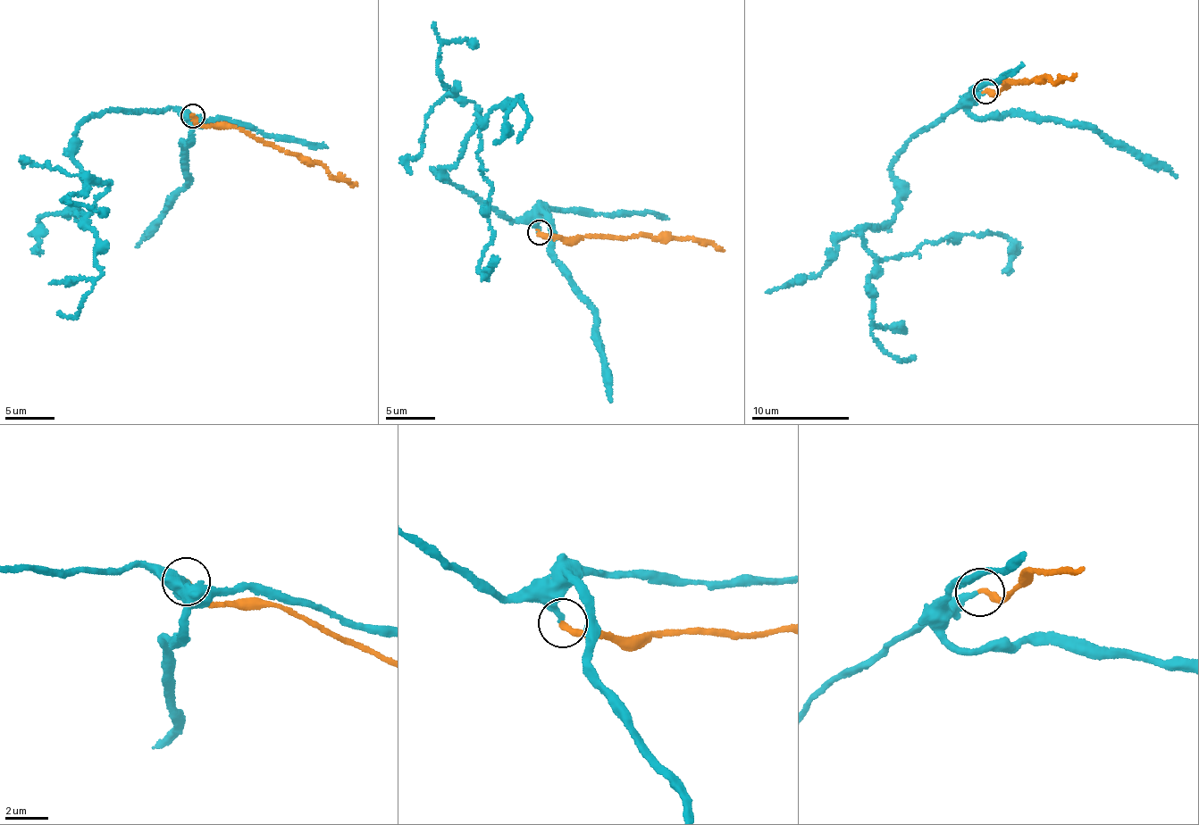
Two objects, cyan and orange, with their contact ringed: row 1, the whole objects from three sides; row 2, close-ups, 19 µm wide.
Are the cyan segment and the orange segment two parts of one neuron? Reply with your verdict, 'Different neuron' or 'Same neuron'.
Same neuron

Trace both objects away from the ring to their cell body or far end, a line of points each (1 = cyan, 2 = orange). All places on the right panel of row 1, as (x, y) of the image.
1: (984, 92), (908, 139), (892, 171), (895, 216), (862, 233), (886, 261), (992, 232), (1012, 242), (1002, 272)
2: (985, 92), (994, 95), (1009, 86), (1006, 82), (1010, 79), (1028, 81), (1042, 76), (1052, 81), (1077, 74)

